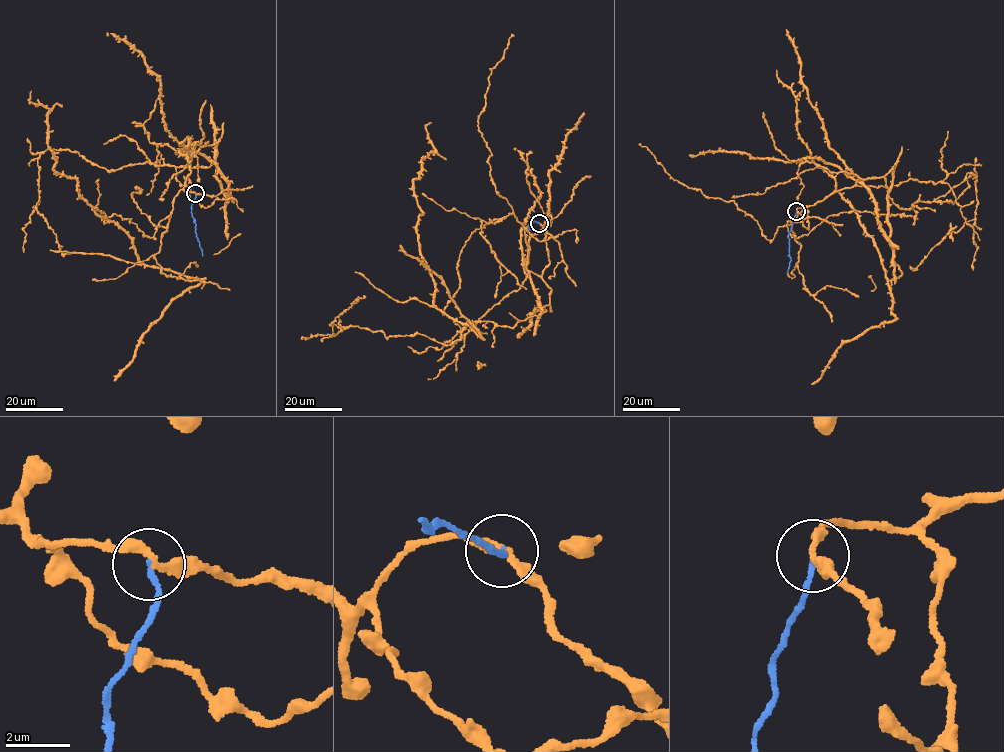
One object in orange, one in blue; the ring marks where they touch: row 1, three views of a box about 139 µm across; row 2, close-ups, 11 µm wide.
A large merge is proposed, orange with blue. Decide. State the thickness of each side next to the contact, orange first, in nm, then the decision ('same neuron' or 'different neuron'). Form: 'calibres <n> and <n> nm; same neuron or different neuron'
calibres 200 and 150 nm; different neuron

